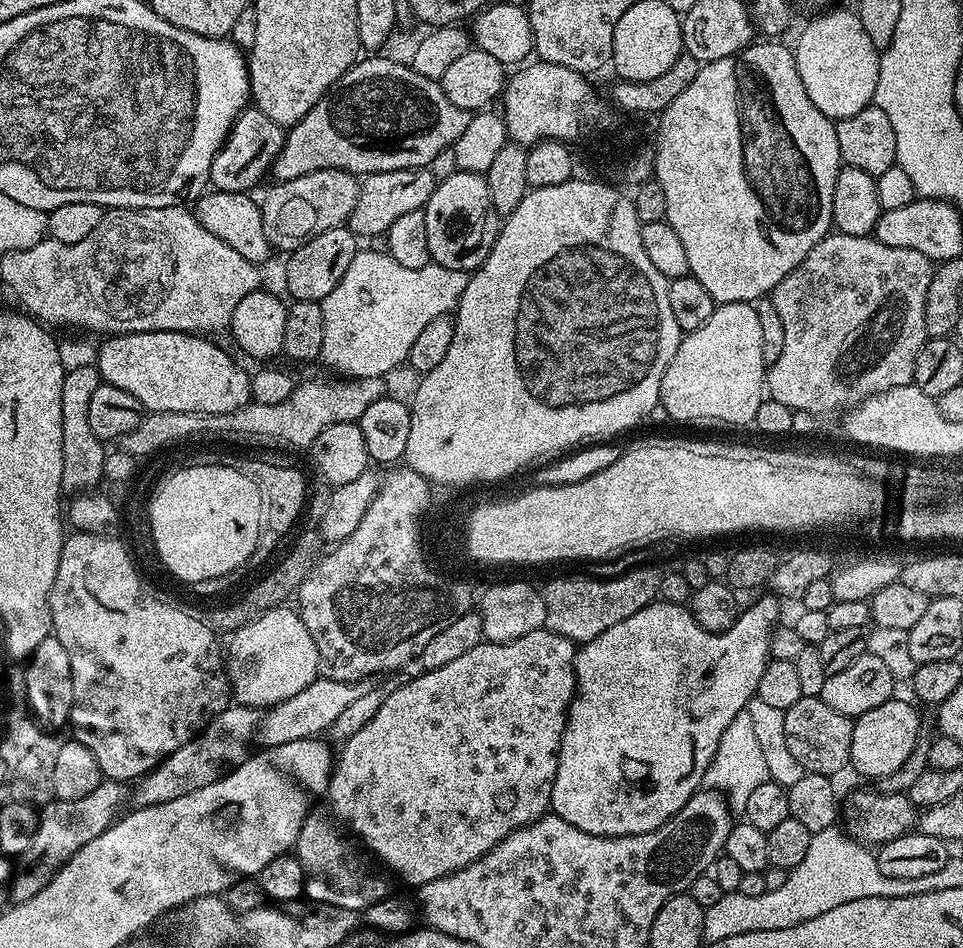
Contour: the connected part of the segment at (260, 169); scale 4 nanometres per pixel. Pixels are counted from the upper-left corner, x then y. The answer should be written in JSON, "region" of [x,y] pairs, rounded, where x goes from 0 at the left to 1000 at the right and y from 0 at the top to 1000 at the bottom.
{"region":[[[265,112],[254,113],[249,123],[241,130],[233,153],[226,162],[222,162],[222,171],[218,171],[217,195],[225,203],[261,204],[261,198],[274,185],[277,187],[281,182],[295,153],[296,142],[296,132],[285,129],[285,124],[276,124],[276,120],[272,120],[272,116]]]}

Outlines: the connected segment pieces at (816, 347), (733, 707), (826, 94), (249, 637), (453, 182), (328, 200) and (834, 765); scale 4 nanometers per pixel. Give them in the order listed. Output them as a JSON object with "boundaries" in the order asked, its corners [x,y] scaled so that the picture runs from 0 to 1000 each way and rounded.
{"boundaries":[[[[865,244],[854,250],[845,259],[845,264],[841,264],[841,268],[837,268],[837,272],[833,272],[833,276],[825,281],[825,285],[820,285],[816,293],[812,293],[812,297],[808,297],[808,302],[800,310],[802,321],[808,327],[808,335],[812,335],[812,348],[816,351],[816,362],[812,364],[812,373],[808,382],[796,385],[796,417],[801,421],[812,424],[812,428],[822,431],[823,435],[839,435],[842,439],[855,441],[863,435],[875,436],[877,432],[884,432],[896,422],[901,422],[904,418],[911,418],[925,409],[946,405],[949,378],[953,378],[953,369],[957,369],[960,362],[966,358],[962,348],[962,306],[966,306],[966,293],[969,286],[969,275],[964,274],[962,268],[953,264],[937,264],[937,259],[920,259],[904,248],[888,249]]],[[[796,627],[786,637],[781,637],[777,642],[765,649],[762,660],[753,667],[734,667],[725,660],[725,656],[719,651],[713,640],[705,641],[702,637],[685,637],[678,635],[672,637],[663,648],[654,648],[647,656],[641,656],[621,669],[621,673],[613,673],[613,677],[601,680],[598,689],[598,732],[594,736],[594,743],[590,747],[590,761],[586,777],[582,784],[582,799],[579,800],[579,812],[573,830],[572,855],[579,863],[592,867],[592,871],[600,871],[600,876],[609,876],[609,880],[621,880],[622,882],[657,882],[658,880],[671,880],[675,876],[683,876],[717,842],[728,834],[731,818],[746,791],[746,783],[750,774],[754,774],[754,766],[762,762],[762,757],[768,751],[776,748],[781,736],[787,728],[787,719],[791,715],[791,709],[795,707],[803,679],[803,670],[806,657],[810,654],[811,634],[805,628]]],[[[856,11],[847,17],[831,34],[831,39],[825,45],[825,58],[829,78],[833,82],[833,91],[837,91],[837,99],[854,120],[867,129],[874,124],[883,124],[883,120],[891,120],[891,116],[900,114],[910,103],[912,91],[912,70],[914,69],[914,55],[903,44],[899,31],[895,28],[892,16],[885,13],[864,13]]],[[[299,639],[275,646],[240,670],[239,684],[235,686],[235,704],[238,725],[244,742],[258,747],[276,749],[305,736],[309,728],[318,728],[330,715],[334,697],[322,665],[314,656],[310,645]]],[[[469,179],[465,187],[454,193],[447,213],[439,219],[442,230],[442,254],[448,277],[463,285],[491,288],[509,268],[516,242],[511,241],[513,223],[505,186]]],[[[335,177],[322,184],[314,184],[304,190],[293,190],[283,193],[283,198],[275,205],[274,211],[269,212],[270,225],[272,226],[272,238],[276,243],[276,251],[283,263],[301,268],[306,262],[313,262],[322,251],[334,247],[339,243],[360,237],[361,228],[368,222],[368,213],[372,213],[374,204],[374,190],[364,181],[356,181],[350,177]]],[[[834,734],[814,750],[817,790],[834,808],[836,814],[867,820],[883,806],[883,774],[886,756],[870,753],[858,745],[850,734]]]]}

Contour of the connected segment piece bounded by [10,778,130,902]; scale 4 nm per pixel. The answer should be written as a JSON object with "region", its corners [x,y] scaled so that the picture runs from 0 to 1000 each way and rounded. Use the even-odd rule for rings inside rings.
{"region":[[[108,821],[99,833],[89,838],[89,842],[55,843],[53,848],[45,849],[40,853],[42,866],[39,876],[35,880],[35,888],[19,904],[19,915],[10,934],[11,948],[20,951],[35,947],[35,943],[39,943],[39,939],[44,939],[44,935],[52,930],[54,923],[77,900],[85,897],[89,888],[102,884],[102,880],[106,880],[115,871],[121,864],[123,858],[130,851],[128,848],[132,840],[134,843],[135,831],[132,826]]]}

